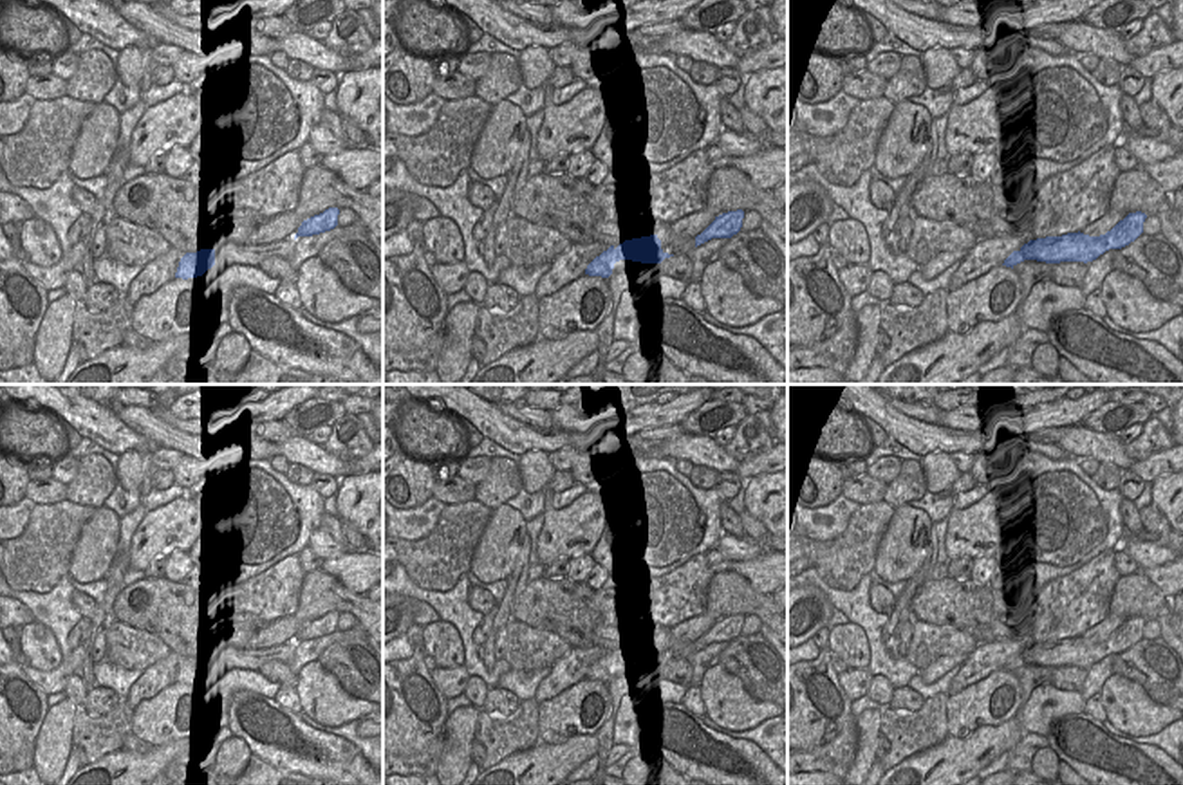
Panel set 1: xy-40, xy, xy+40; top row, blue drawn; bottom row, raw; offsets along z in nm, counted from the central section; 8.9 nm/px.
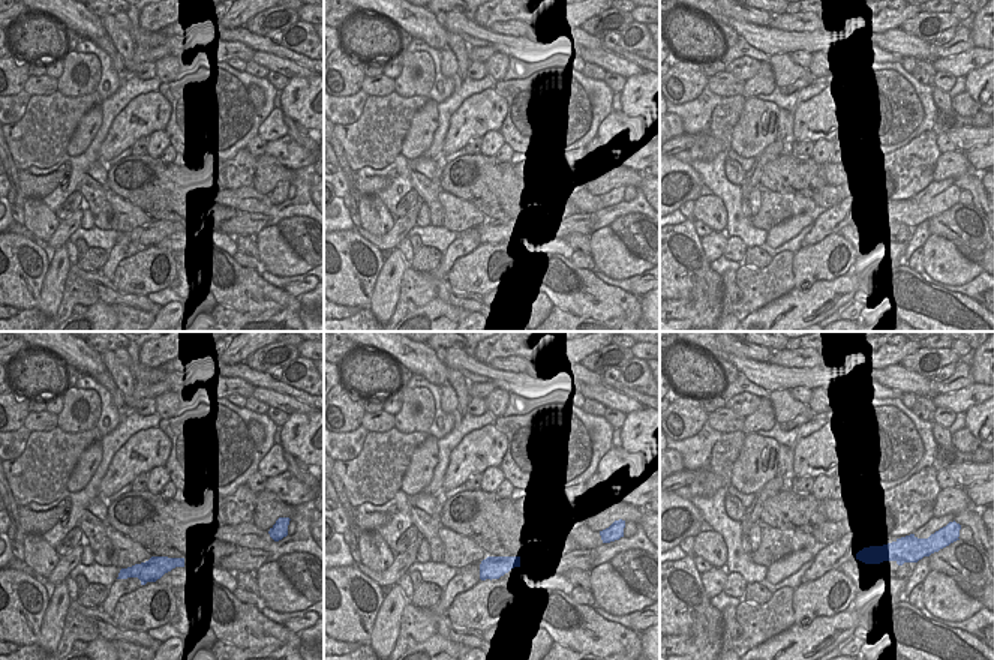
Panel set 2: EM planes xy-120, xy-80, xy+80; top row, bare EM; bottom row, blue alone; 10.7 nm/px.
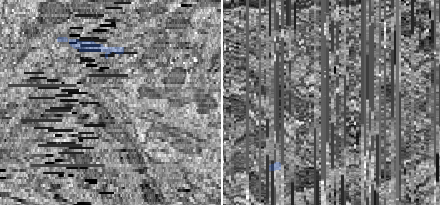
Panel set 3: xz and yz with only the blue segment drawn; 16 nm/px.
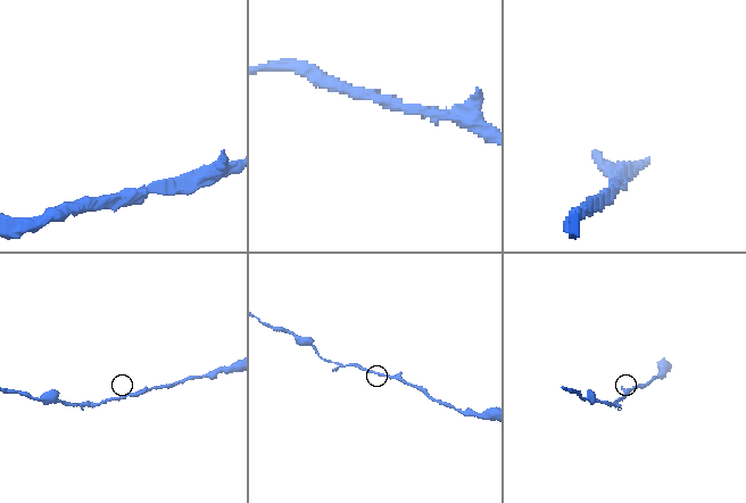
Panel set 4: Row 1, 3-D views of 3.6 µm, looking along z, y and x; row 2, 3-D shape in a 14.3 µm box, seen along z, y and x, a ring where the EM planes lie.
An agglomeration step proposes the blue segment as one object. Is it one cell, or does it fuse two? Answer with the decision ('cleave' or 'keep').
keep

